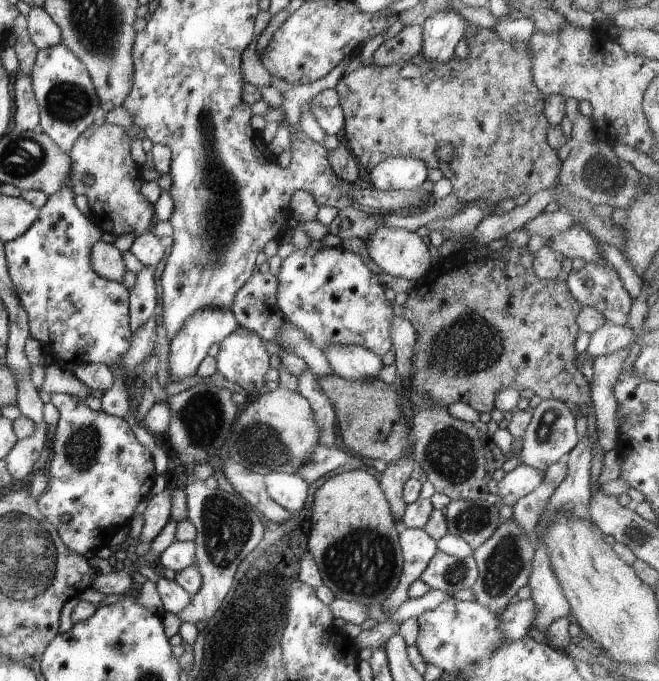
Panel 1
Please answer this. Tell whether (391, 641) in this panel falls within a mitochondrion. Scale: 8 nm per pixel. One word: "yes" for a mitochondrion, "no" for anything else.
no

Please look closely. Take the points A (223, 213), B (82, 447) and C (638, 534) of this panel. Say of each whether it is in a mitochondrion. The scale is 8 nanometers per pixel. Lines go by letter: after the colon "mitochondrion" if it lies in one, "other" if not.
A: mitochondrion
B: mitochondrion
C: mitochondrion

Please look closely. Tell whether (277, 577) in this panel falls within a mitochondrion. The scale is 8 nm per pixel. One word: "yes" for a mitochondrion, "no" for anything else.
no

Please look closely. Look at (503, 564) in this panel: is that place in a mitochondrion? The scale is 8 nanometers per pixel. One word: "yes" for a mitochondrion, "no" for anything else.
yes

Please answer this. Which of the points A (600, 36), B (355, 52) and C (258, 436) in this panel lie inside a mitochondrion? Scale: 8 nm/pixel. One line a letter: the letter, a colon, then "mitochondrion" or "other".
A: other
B: other
C: mitochondrion

